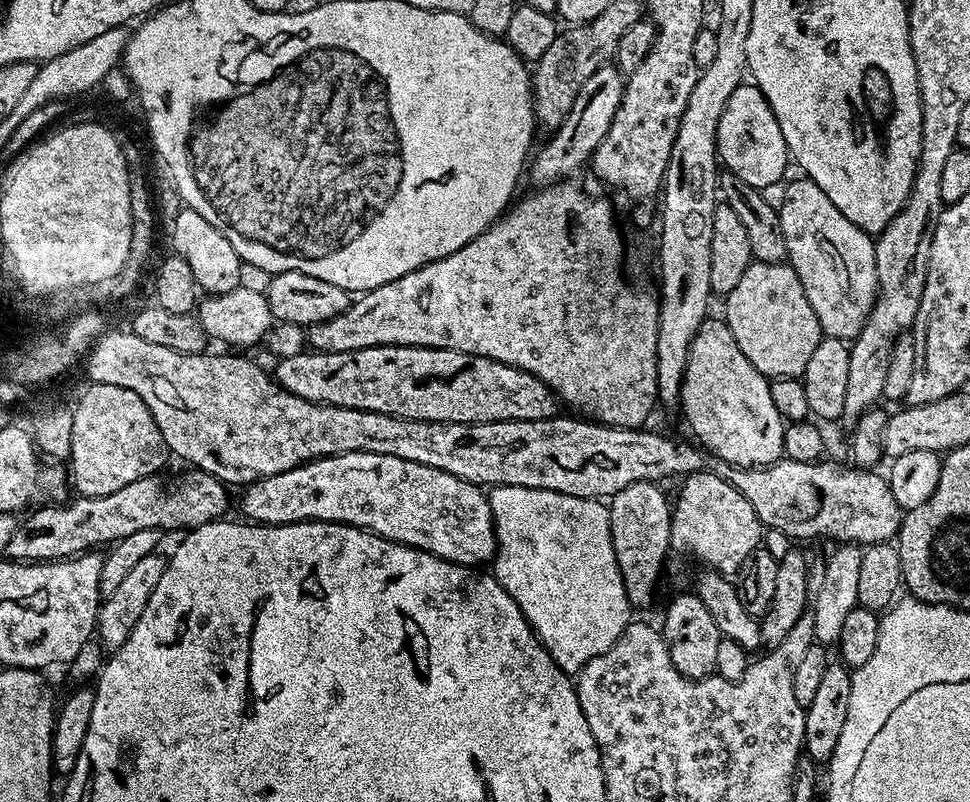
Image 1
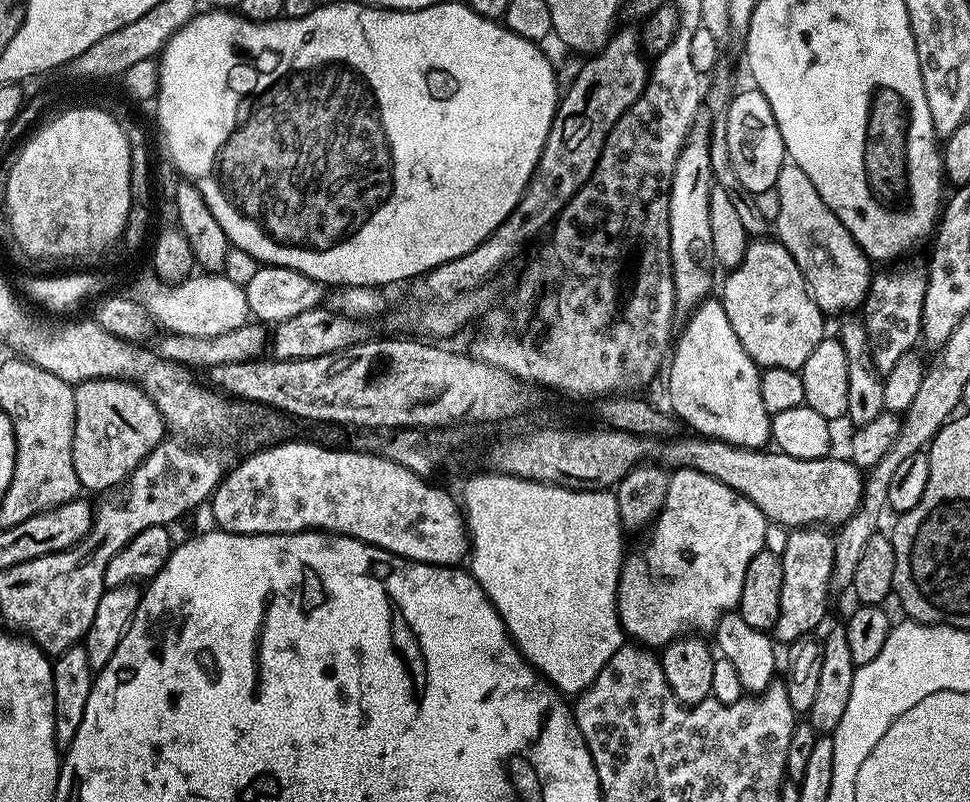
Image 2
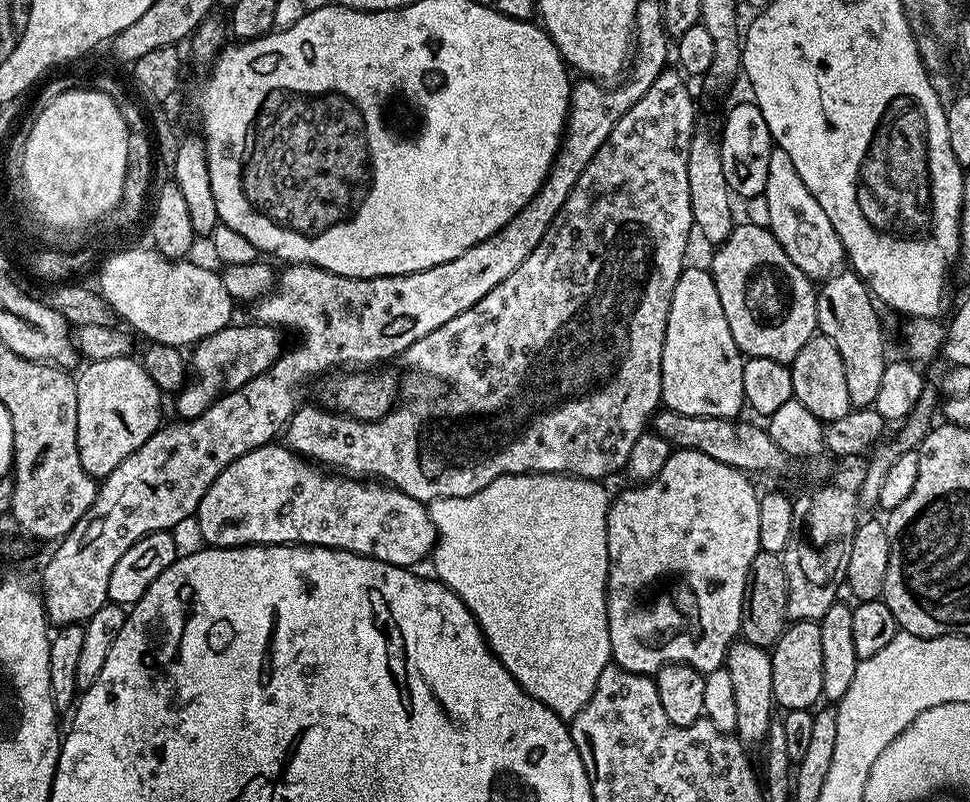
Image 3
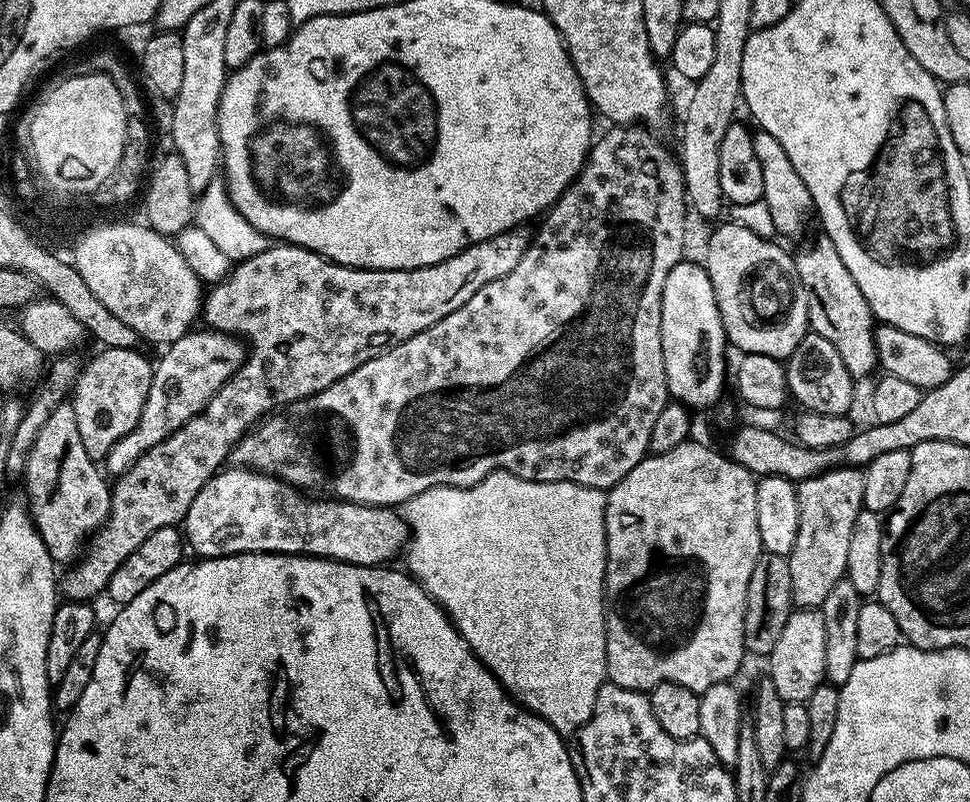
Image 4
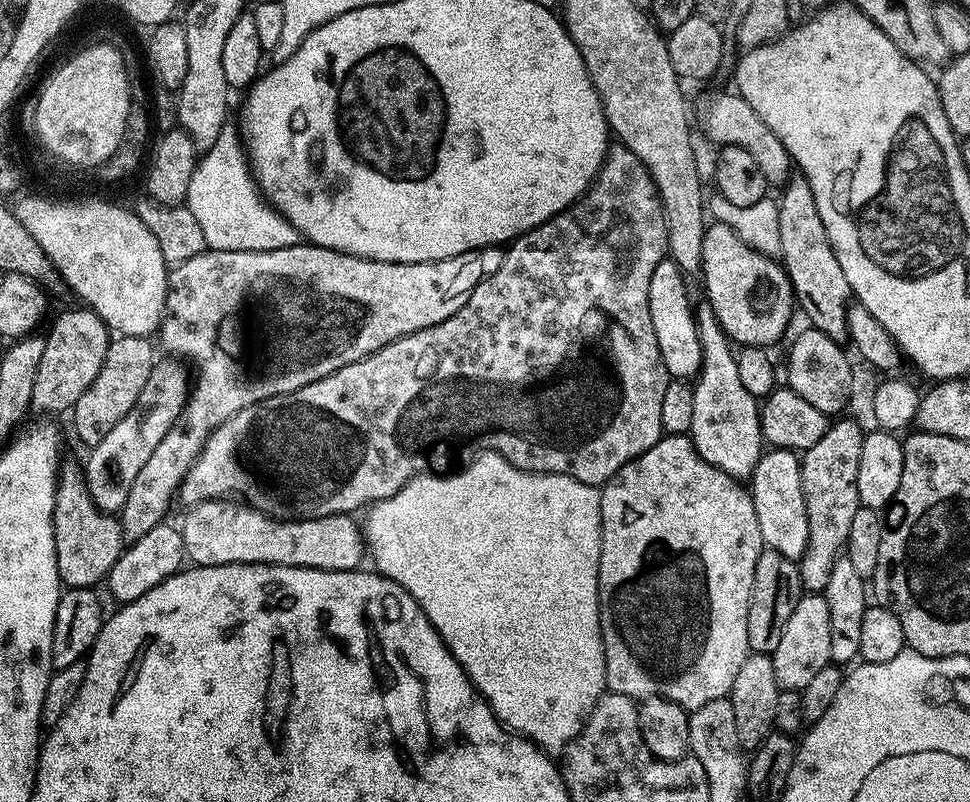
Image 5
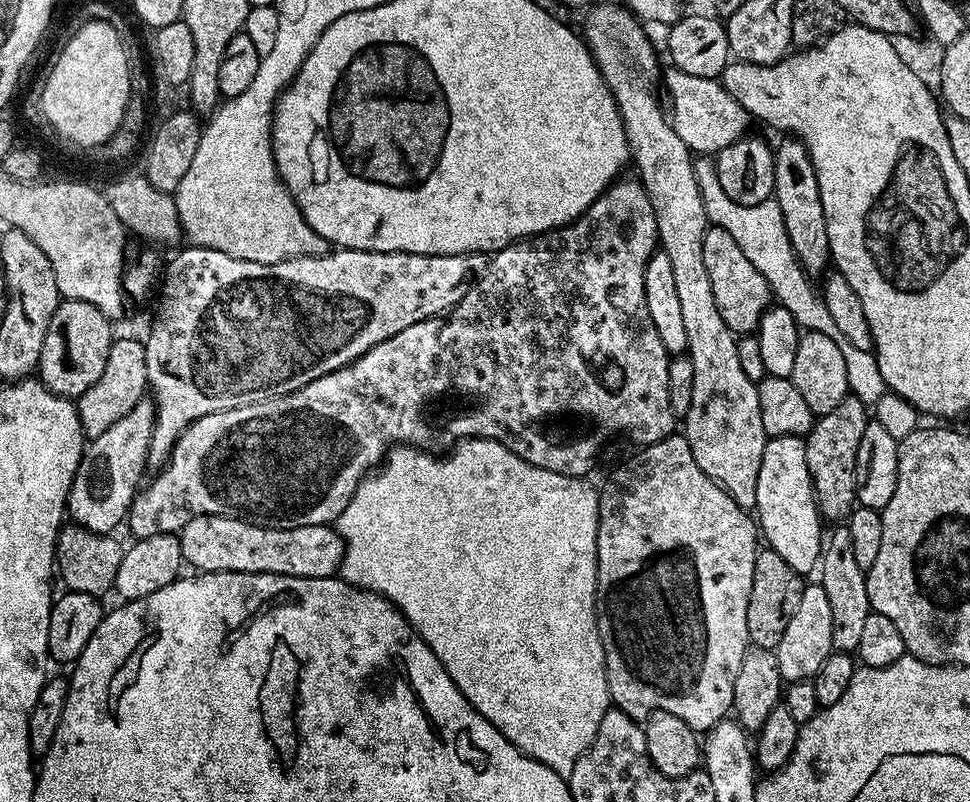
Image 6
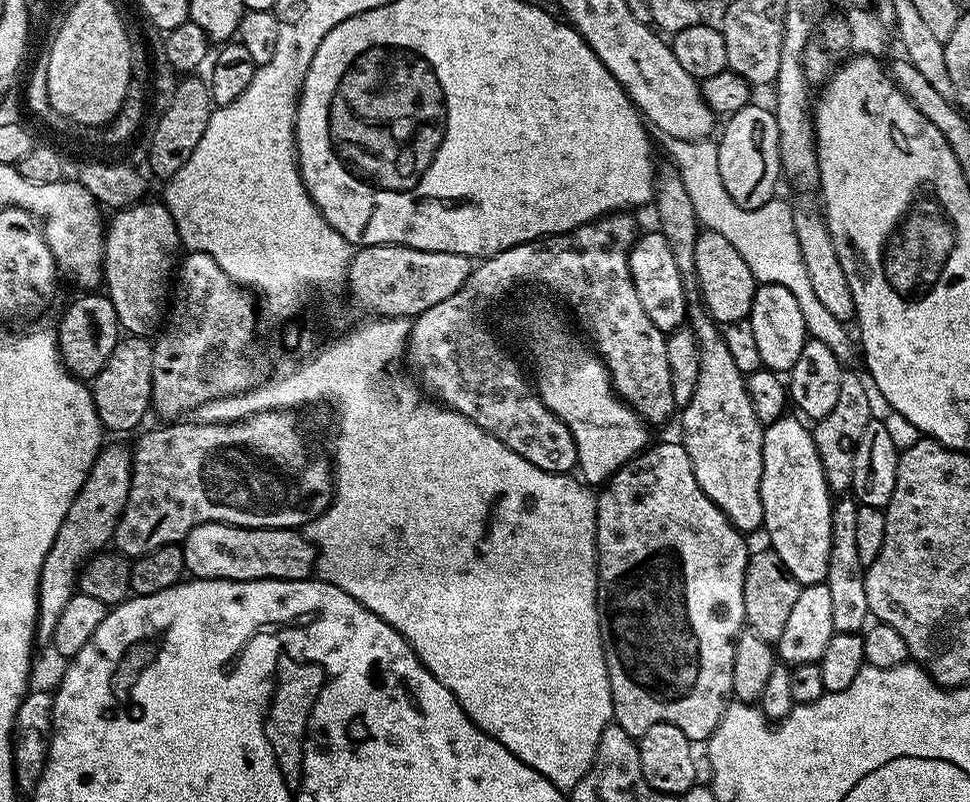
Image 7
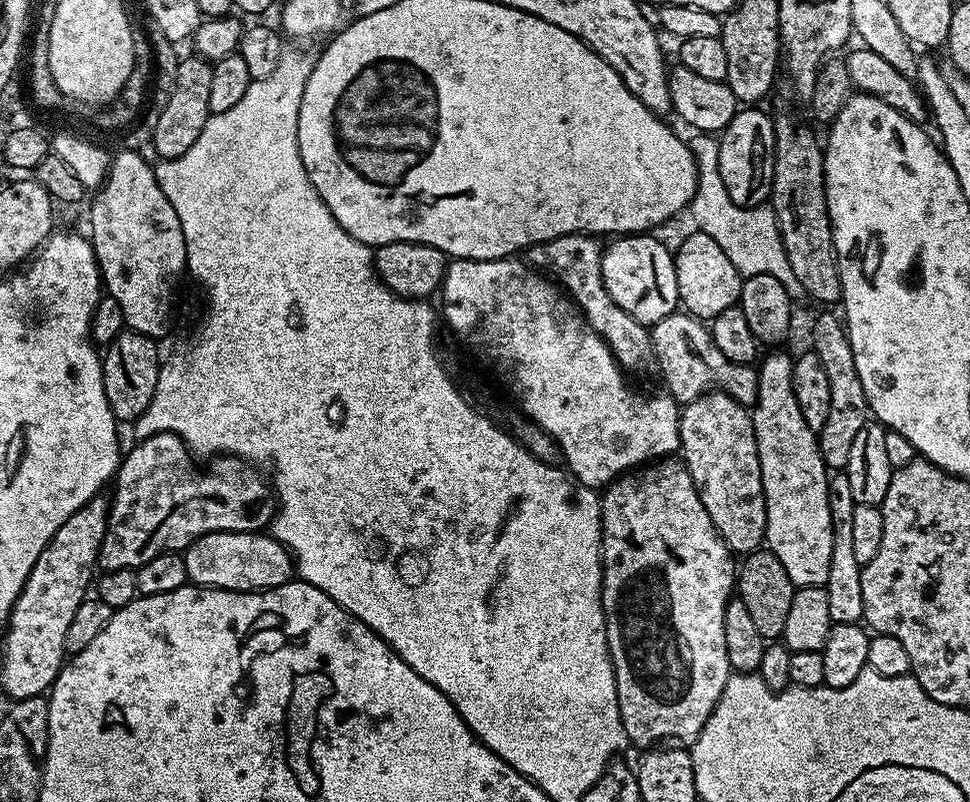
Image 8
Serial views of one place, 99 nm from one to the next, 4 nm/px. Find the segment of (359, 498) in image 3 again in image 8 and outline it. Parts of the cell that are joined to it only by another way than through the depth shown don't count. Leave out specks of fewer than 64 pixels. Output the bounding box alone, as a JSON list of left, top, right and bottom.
[182,531,294,592]

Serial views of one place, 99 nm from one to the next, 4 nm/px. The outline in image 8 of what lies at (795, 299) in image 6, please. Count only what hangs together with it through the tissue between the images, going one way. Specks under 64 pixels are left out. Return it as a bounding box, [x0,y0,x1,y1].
[687,134,803,298]

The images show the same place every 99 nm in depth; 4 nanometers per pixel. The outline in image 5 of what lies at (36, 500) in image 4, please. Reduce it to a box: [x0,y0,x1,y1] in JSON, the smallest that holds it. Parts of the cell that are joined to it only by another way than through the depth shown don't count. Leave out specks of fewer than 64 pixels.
[54,459,126,588]

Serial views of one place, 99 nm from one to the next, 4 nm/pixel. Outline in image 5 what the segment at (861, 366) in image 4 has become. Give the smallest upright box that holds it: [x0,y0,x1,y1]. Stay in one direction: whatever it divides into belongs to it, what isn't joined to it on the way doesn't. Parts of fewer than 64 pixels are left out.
[778,174,853,341]

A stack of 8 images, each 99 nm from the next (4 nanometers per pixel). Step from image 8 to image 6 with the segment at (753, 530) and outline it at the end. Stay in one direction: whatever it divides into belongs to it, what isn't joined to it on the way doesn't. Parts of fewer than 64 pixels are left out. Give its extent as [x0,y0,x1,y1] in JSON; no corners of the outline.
[582,4,766,510]

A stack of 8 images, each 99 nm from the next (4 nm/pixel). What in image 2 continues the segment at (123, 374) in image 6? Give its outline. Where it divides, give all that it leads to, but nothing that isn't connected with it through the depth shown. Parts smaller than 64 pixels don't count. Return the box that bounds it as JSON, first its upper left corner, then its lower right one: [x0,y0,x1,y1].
[74,380,166,493]

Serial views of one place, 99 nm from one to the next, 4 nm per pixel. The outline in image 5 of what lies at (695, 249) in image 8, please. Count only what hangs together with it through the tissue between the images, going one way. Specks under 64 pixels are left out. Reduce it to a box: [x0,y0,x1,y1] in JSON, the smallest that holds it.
[702,223,797,348]

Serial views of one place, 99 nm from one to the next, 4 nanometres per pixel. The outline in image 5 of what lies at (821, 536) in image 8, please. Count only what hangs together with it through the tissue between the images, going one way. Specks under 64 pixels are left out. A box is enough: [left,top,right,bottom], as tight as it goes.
[750,448,808,561]

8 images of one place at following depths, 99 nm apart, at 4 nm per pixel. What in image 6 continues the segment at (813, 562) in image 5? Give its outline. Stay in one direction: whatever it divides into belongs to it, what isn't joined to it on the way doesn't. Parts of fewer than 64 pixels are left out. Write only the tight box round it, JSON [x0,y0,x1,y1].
[804,394,870,521]

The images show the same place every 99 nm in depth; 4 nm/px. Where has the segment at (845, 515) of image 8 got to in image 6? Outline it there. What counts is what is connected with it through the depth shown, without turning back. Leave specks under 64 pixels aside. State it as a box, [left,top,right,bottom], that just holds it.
[818,526,872,653]

